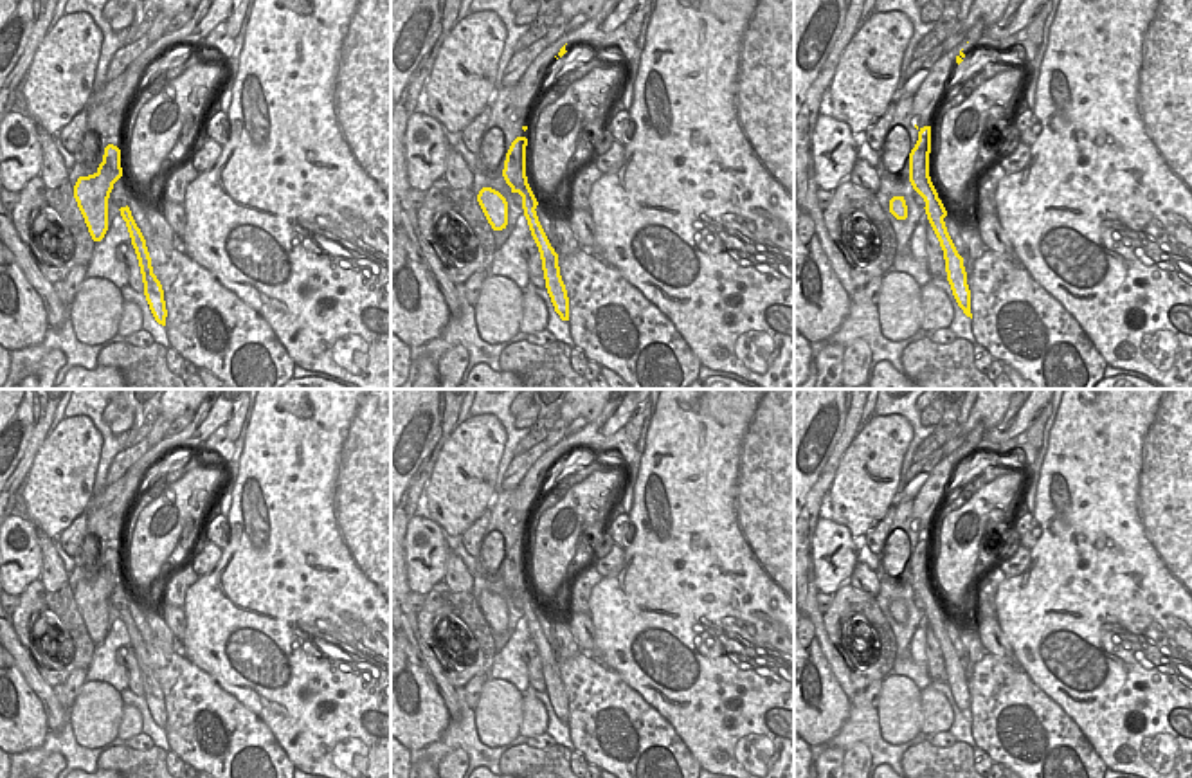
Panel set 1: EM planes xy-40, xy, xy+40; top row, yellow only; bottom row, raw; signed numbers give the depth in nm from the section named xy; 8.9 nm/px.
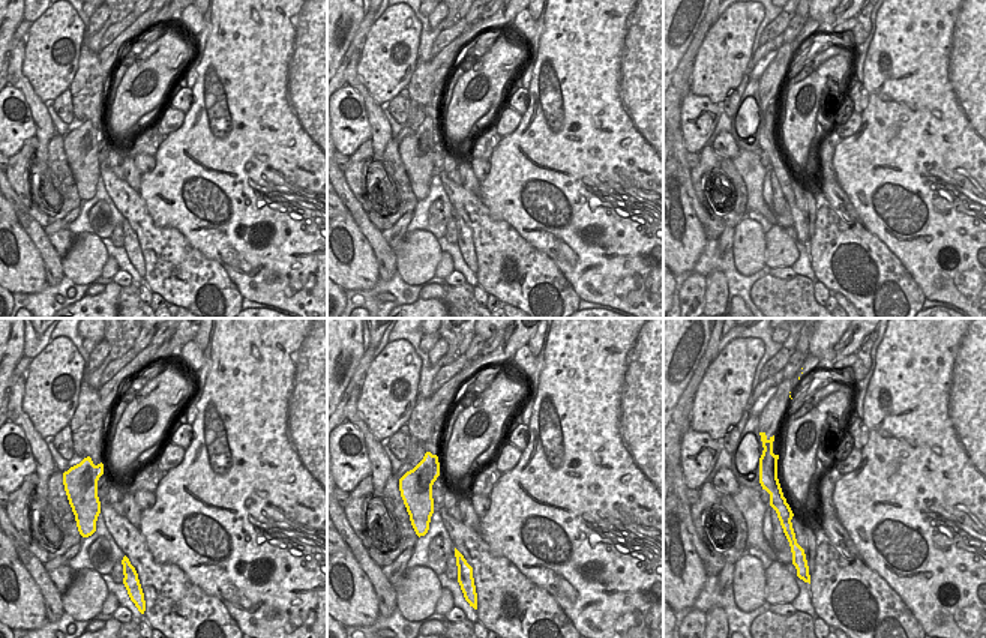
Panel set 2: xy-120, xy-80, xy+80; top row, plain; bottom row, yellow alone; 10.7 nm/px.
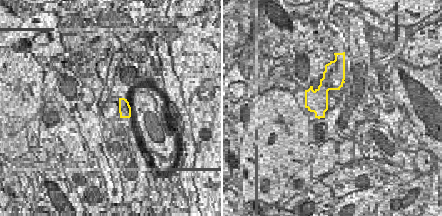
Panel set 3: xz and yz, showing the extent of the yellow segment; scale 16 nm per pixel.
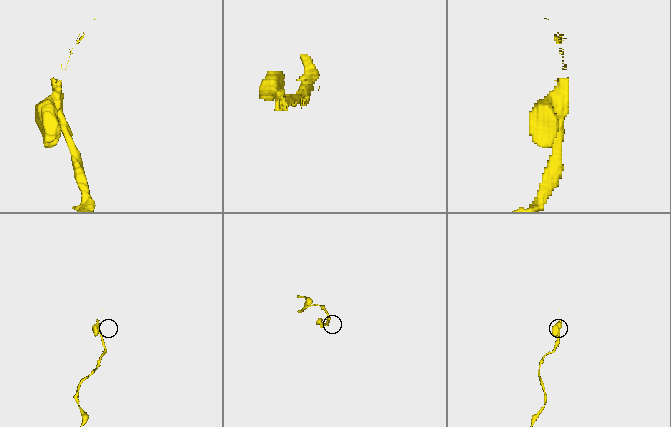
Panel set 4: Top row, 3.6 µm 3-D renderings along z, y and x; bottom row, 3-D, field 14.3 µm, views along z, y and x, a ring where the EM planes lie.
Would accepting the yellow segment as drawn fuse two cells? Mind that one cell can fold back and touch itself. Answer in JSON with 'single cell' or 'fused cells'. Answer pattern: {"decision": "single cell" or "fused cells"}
{"decision": "fused cells"}

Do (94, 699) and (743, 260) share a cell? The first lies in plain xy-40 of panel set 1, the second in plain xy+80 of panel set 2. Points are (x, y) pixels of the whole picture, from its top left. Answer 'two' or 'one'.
one

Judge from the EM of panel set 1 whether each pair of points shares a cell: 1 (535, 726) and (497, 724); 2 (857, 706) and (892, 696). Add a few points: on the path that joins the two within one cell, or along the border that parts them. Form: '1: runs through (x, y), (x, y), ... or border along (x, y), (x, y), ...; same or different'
1: border along (524, 696), (517, 733); different
2: border along (875, 710), (879, 735), (899, 746); different

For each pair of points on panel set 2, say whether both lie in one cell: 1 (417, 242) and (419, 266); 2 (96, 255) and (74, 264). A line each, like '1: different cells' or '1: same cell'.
1: same cell
2: same cell

